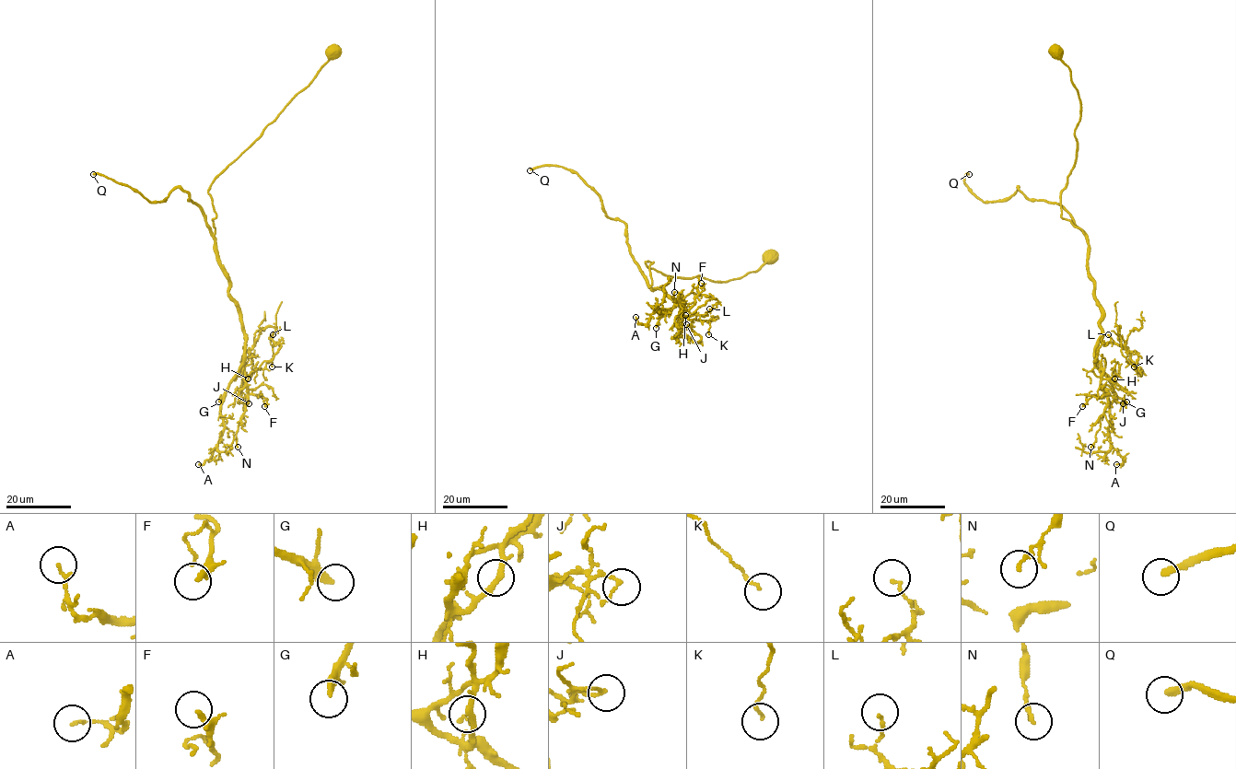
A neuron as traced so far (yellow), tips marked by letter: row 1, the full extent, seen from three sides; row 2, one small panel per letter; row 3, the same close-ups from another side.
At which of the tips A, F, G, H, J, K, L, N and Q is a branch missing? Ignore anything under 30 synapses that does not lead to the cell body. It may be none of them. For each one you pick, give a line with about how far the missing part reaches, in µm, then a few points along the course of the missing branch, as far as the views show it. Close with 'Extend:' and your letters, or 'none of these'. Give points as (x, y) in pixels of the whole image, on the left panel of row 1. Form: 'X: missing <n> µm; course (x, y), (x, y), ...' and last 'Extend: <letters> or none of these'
G: missing 40 µm; course (218, 401), (215, 434), (226, 446), (242, 447), (274, 419)
Q: missing 100 µm
Extend: G, Q

